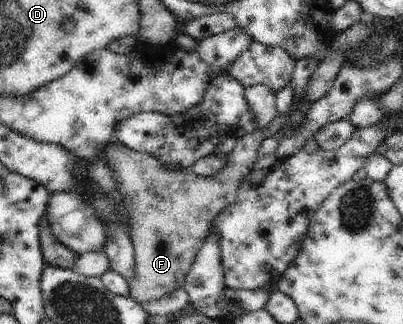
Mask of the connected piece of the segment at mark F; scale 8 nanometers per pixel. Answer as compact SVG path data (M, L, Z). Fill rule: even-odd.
M291 108L289 114L275 116L267 128L239 137L233 152L227 155L225 166L215 176L207 176L207 178L197 176L191 170L183 172L177 169L171 170L164 167L163 163L153 156L133 151L123 144L117 142L108 144L104 149L104 160L107 160L107 166L115 174L117 190L125 198L125 210L129 214L128 232L134 248L135 276L128 281L129 297L138 304L145 304L145 302L160 301L171 292L184 287L185 276L193 267L197 254L205 244L205 238L210 234L211 222L219 212L223 212L227 206L235 202L239 184L251 173L252 167L258 160L257 152L261 144L267 138L277 134L287 124L293 112L295 110Z

